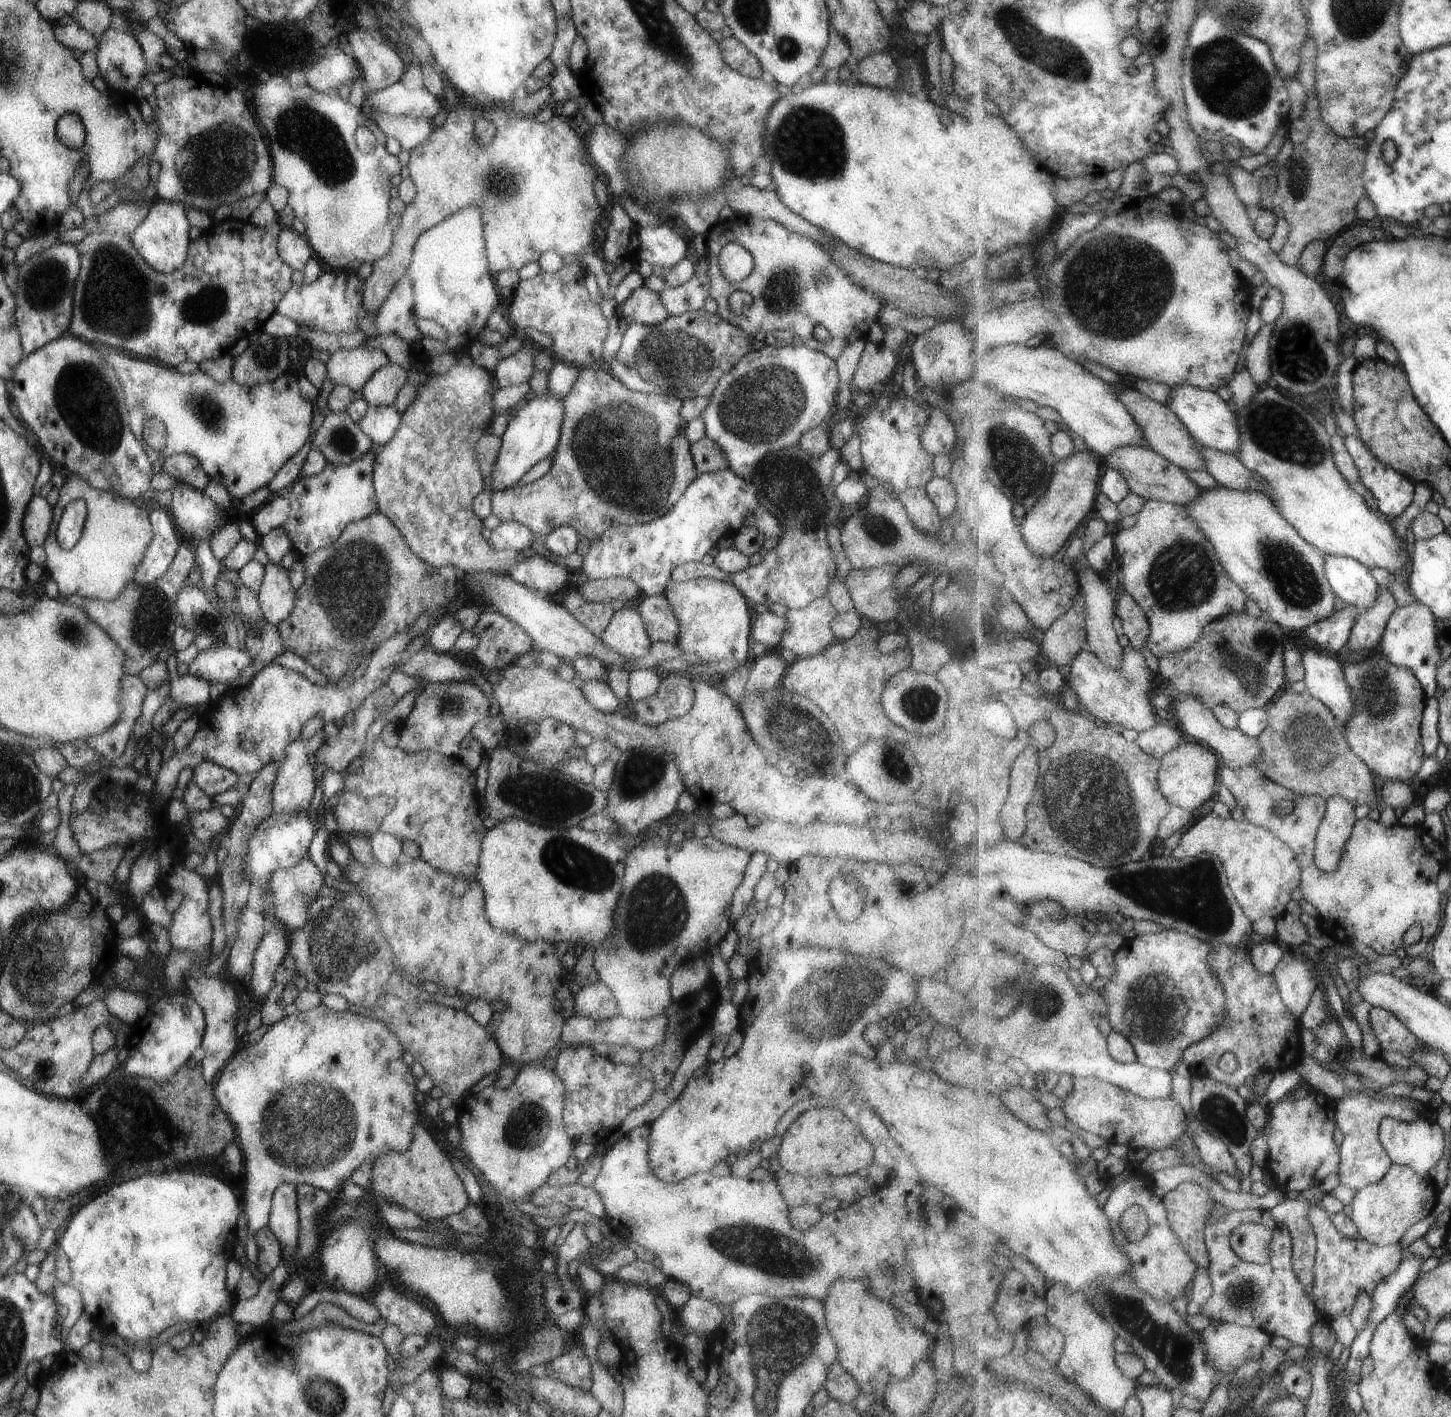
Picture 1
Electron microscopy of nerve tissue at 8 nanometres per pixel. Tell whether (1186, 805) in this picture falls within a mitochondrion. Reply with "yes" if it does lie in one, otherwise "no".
no

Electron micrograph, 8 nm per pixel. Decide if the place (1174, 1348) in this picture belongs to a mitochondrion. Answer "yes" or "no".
yes

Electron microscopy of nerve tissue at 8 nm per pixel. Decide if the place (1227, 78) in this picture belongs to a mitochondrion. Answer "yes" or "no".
yes

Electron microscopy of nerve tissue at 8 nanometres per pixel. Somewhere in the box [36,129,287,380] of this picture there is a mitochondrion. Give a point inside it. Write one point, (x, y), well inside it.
(107, 253)

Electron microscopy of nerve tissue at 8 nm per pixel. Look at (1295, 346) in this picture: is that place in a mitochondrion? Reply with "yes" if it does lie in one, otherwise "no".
yes

